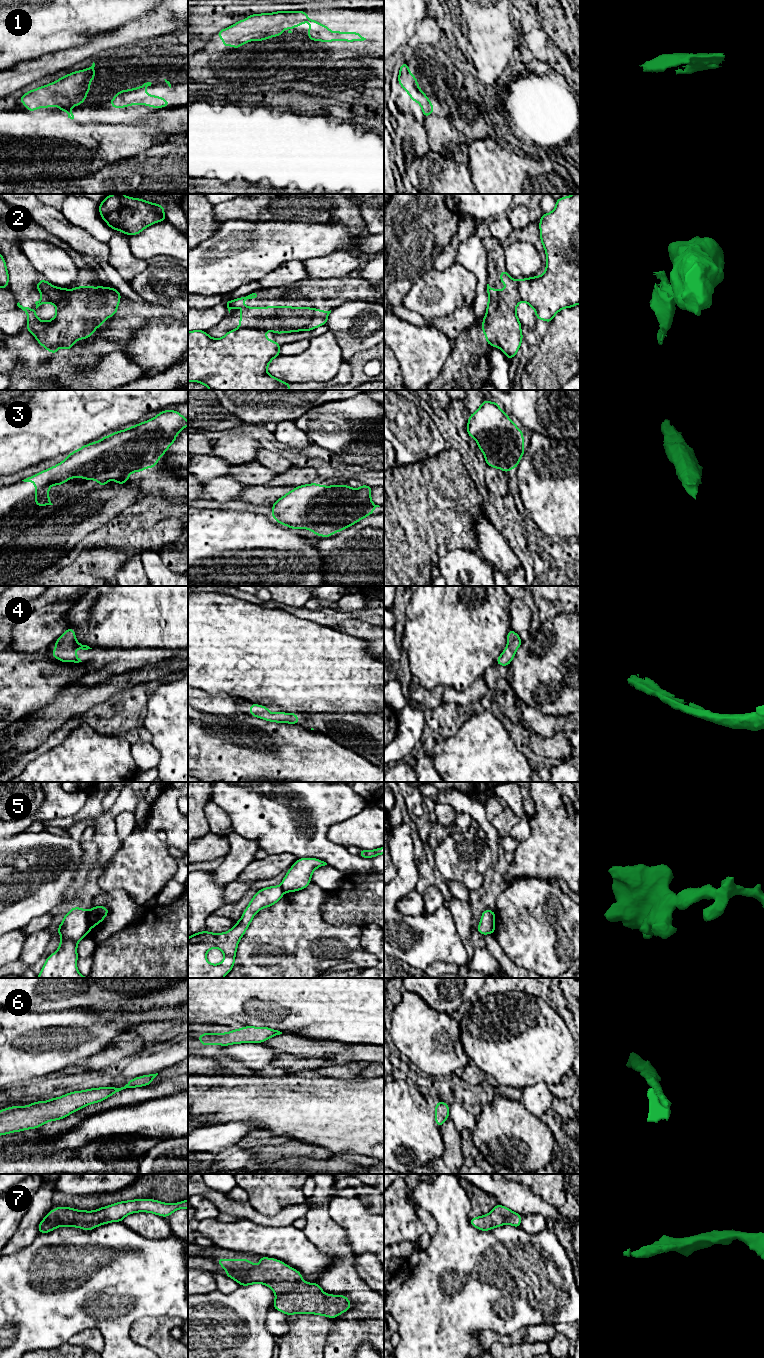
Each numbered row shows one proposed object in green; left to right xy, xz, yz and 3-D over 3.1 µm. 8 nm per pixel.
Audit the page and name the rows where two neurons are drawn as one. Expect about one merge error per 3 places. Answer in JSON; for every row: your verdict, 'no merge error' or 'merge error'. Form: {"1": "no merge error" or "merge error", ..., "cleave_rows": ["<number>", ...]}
{"1": "no merge error", "2": "merge error", "3": "no merge error", "4": "no merge error", "5": "merge error", "6": "no merge error", "7": "no merge error", "cleave_rows": ["2", "5"]}

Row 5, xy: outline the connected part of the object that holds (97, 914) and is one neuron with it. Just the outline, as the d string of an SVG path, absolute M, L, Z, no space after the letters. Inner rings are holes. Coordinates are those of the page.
M104 906L92 907L92 909L88 911L88 915L87 915L89 931L94 926L102 922L108 913L109 913L109 910L107 907L104 907Z

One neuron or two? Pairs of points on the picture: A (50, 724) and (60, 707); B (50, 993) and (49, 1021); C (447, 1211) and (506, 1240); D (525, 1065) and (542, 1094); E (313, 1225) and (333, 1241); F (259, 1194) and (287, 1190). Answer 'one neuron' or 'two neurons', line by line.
A: one neuron
B: two neurons
C: one neuron
D: two neurons
E: one neuron
F: one neuron

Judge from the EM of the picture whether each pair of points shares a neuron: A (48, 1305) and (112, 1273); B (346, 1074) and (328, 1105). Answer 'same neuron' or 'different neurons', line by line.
A: same neuron
B: different neurons

